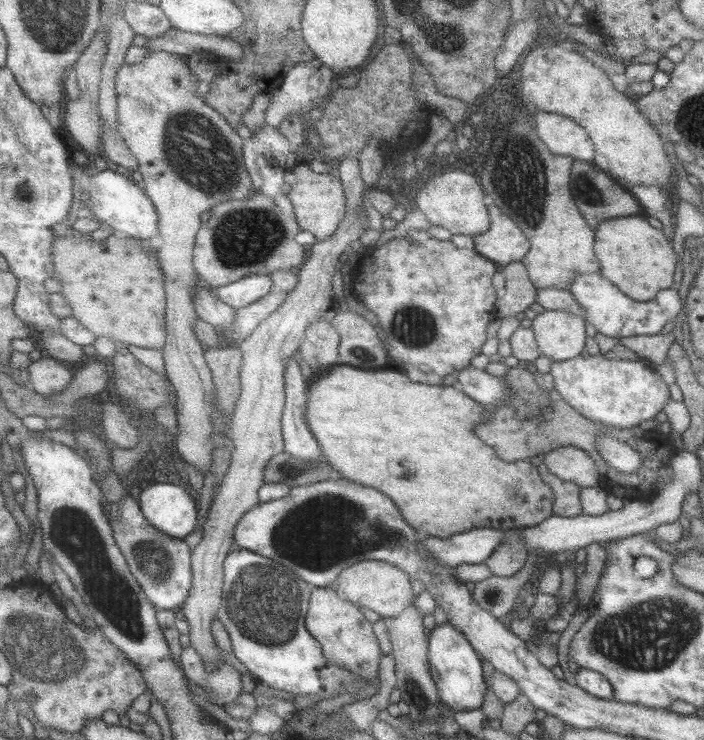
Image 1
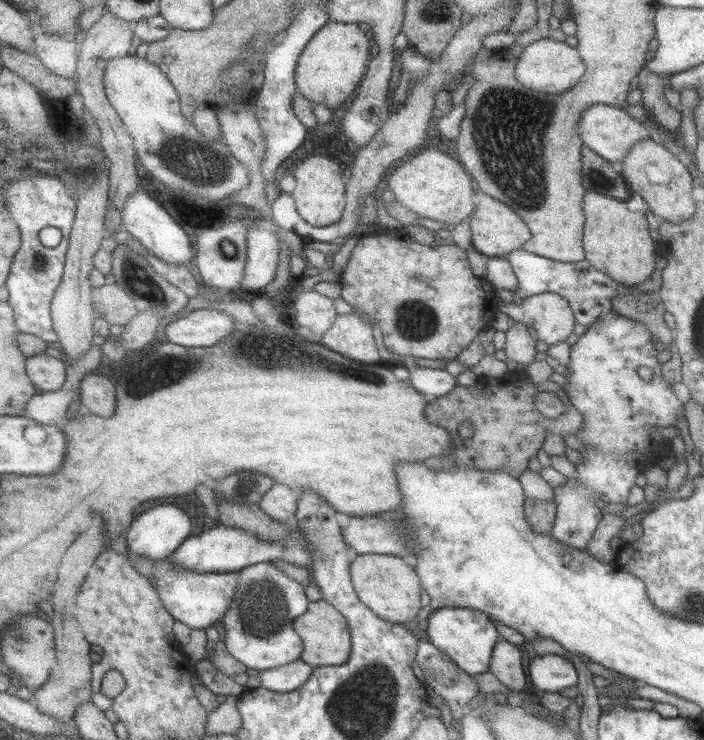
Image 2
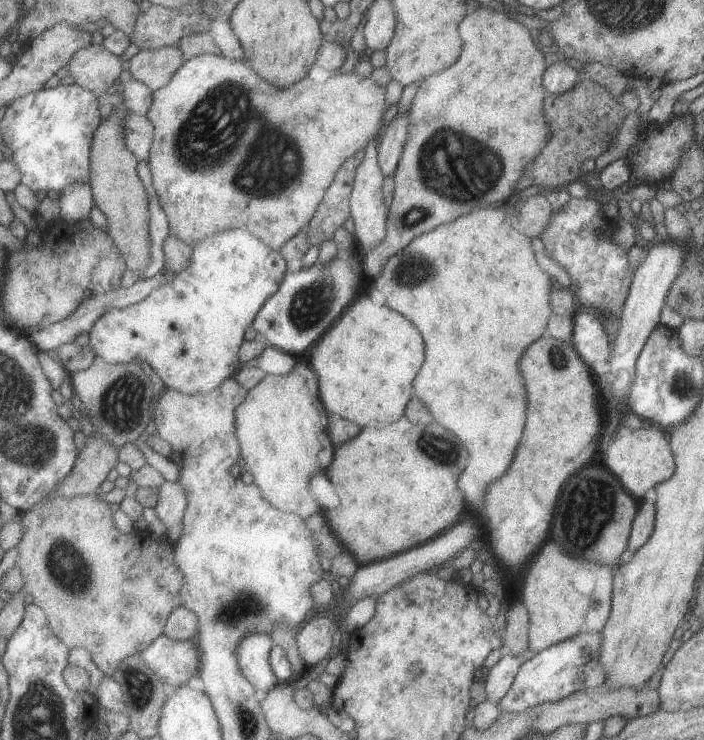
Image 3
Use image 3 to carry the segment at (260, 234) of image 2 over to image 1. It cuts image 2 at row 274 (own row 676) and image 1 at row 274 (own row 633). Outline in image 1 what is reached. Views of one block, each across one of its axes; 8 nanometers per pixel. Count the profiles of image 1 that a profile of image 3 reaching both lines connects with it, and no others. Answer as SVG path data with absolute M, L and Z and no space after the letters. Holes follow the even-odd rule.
M251 274L227 286L217 287L215 293L223 302L239 309L261 300L272 290L274 290L274 282L271 275Z

